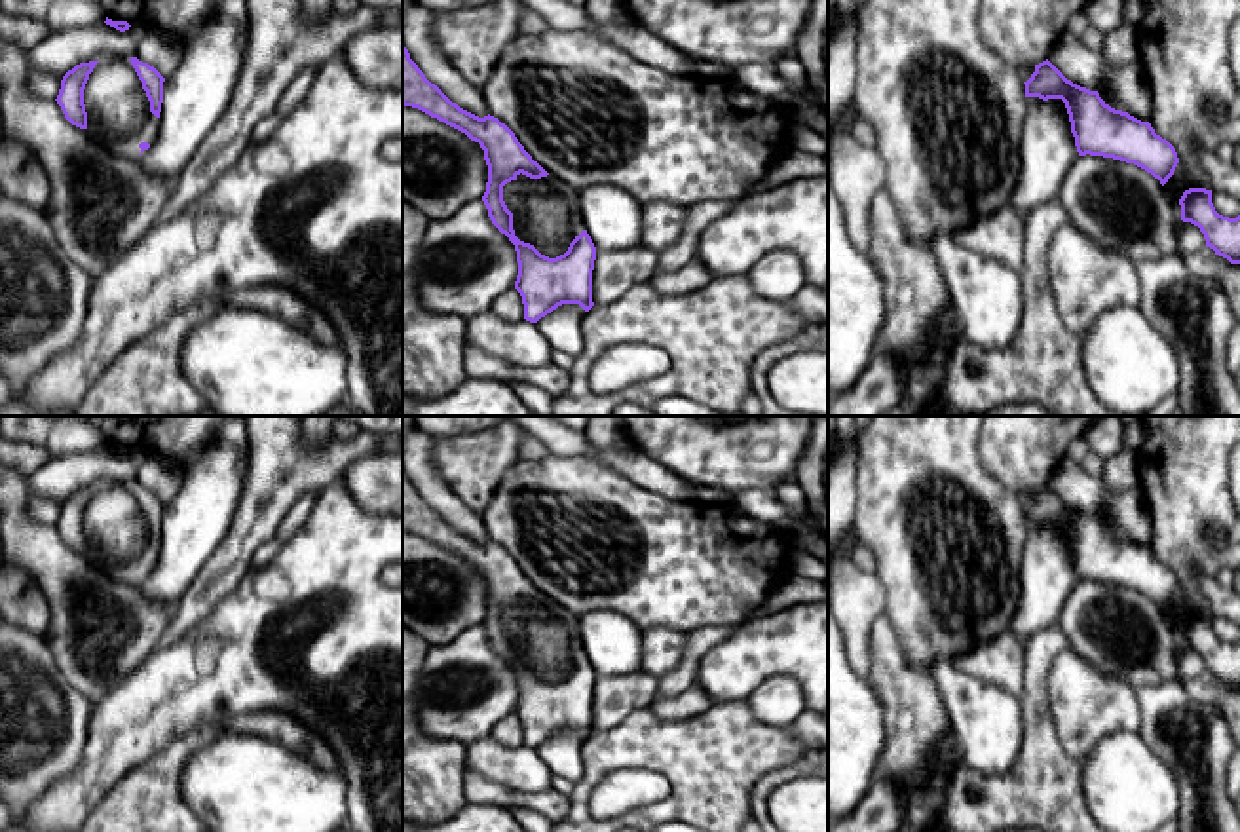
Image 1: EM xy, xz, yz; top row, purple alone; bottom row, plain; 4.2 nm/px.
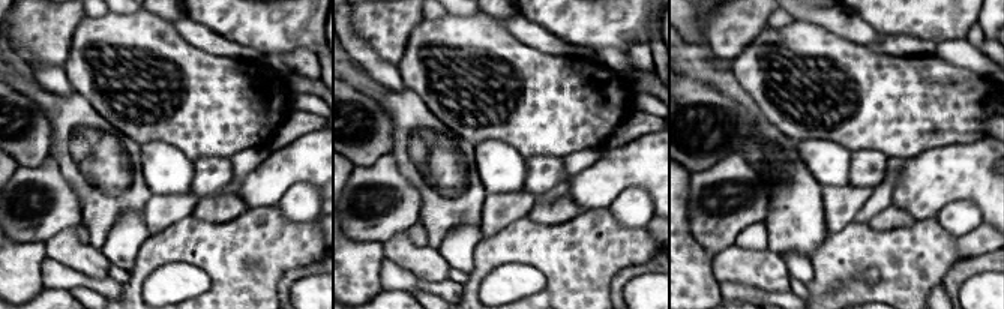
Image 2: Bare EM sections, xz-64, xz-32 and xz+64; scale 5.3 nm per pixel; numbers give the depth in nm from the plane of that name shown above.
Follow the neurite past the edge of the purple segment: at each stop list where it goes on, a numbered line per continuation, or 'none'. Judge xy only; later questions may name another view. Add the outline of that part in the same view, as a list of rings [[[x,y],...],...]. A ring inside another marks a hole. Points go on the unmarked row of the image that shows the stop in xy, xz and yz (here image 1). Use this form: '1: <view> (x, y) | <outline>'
1: xy (118, 536) | [[[101,484],[85,509],[84,530],[87,557],[122,585],[137,585],[141,579],[139,570],[152,570],[158,562],[160,545],[150,538],[150,526],[129,484]]]

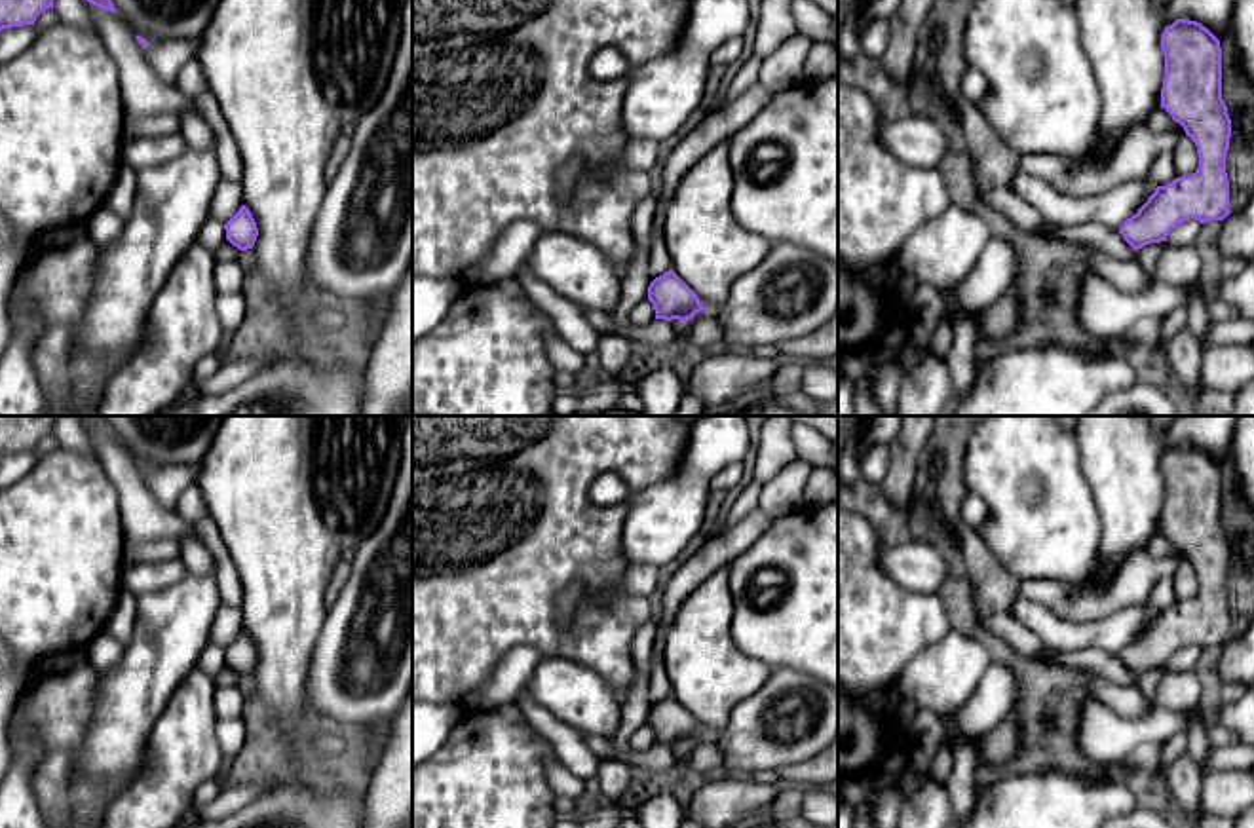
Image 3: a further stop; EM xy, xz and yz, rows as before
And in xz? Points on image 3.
none

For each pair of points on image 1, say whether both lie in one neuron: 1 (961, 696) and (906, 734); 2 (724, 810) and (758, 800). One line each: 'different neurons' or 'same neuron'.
1: different neurons
2: different neurons

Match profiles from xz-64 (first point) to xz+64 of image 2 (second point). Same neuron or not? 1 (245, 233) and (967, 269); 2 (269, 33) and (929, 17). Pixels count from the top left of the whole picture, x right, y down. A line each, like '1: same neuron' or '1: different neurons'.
1: different neurons
2: same neuron

